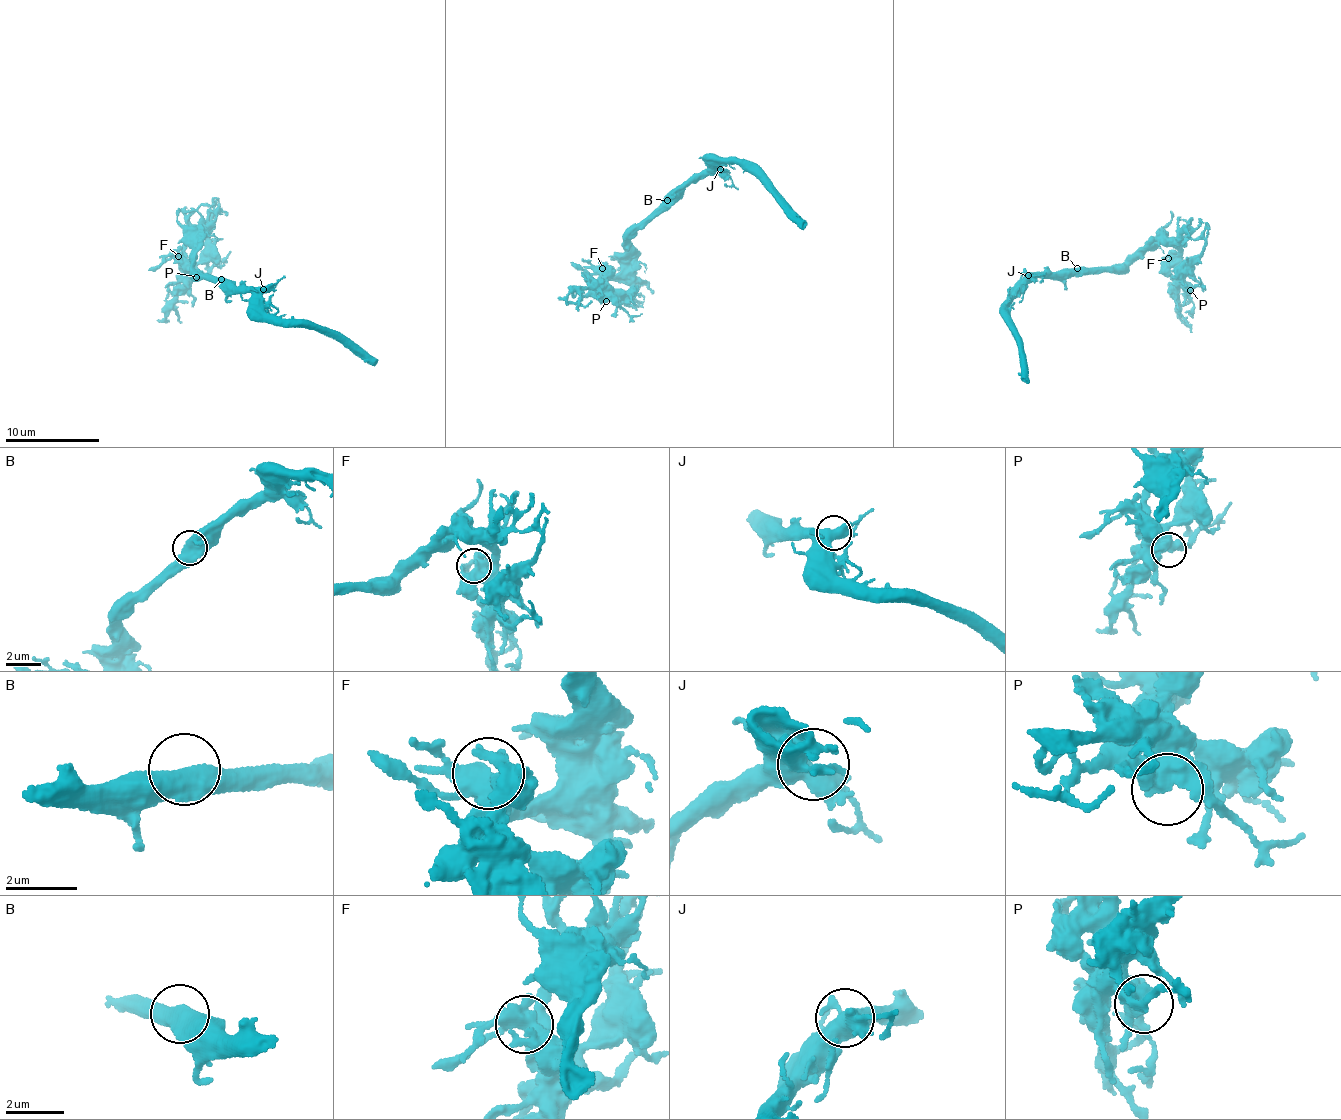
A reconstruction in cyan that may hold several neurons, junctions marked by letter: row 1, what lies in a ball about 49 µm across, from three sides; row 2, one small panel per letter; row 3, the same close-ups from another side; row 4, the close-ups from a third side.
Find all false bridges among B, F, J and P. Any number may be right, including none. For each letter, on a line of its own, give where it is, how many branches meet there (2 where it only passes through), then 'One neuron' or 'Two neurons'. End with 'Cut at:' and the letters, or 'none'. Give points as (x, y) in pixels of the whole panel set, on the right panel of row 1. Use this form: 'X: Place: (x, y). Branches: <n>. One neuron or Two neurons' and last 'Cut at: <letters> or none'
B: Place: (1077, 268). Branches: 2. One neuron
F: Place: (1168, 258). Branches: 3. One neuron
J: Place: (1028, 275). Branches: 4. One neuron
P: Place: (1190, 290). Branches: 2. One neuron
Cut at: none

